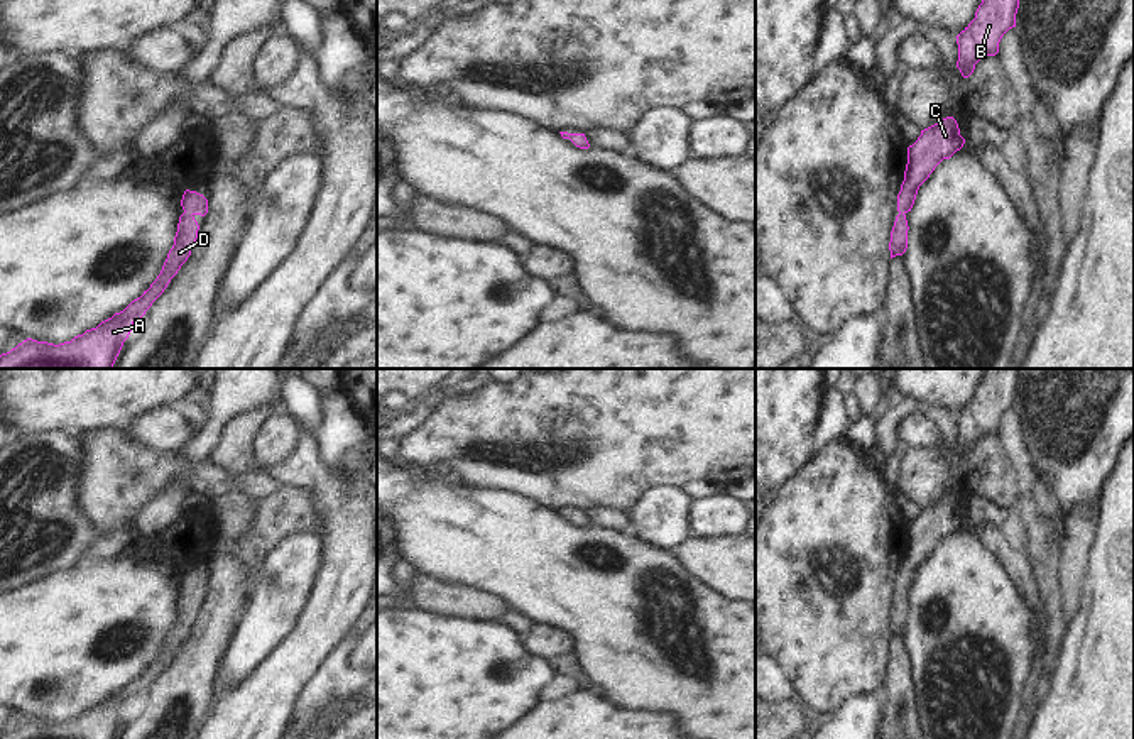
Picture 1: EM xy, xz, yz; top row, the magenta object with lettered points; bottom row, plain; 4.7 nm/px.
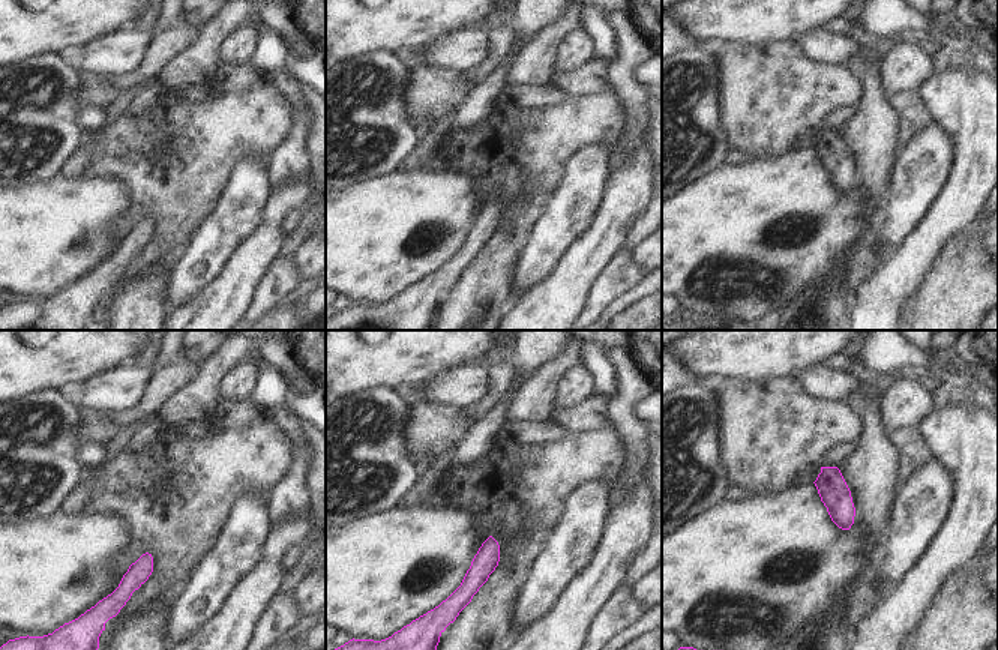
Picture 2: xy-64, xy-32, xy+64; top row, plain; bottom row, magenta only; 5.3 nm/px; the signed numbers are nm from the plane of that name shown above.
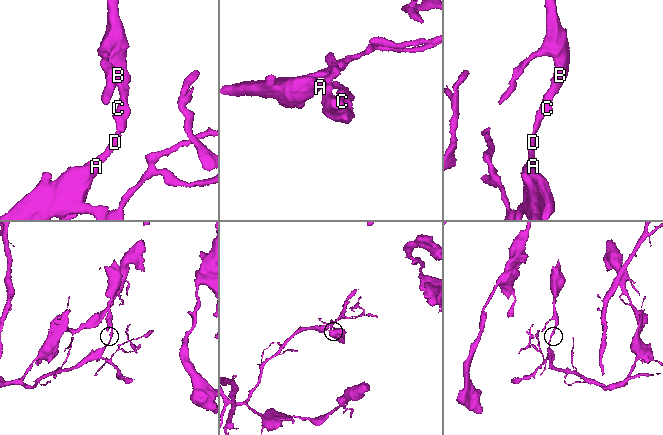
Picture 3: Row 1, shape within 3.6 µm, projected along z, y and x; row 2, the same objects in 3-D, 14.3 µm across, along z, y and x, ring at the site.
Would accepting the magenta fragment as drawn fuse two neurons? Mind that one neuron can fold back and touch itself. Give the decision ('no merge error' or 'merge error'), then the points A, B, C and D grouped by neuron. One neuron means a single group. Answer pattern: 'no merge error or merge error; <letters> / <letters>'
no merge error; A B C D

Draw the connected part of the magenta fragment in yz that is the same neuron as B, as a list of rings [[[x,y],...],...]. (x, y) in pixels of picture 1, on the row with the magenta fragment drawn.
[[[982,0],[975,19],[957,36],[957,68],[968,78],[985,56],[999,52],[1002,36],[1016,27],[1019,0]]]

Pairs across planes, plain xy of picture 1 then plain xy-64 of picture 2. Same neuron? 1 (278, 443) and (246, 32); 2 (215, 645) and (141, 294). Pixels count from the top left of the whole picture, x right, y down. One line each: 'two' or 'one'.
1: one
2: one

